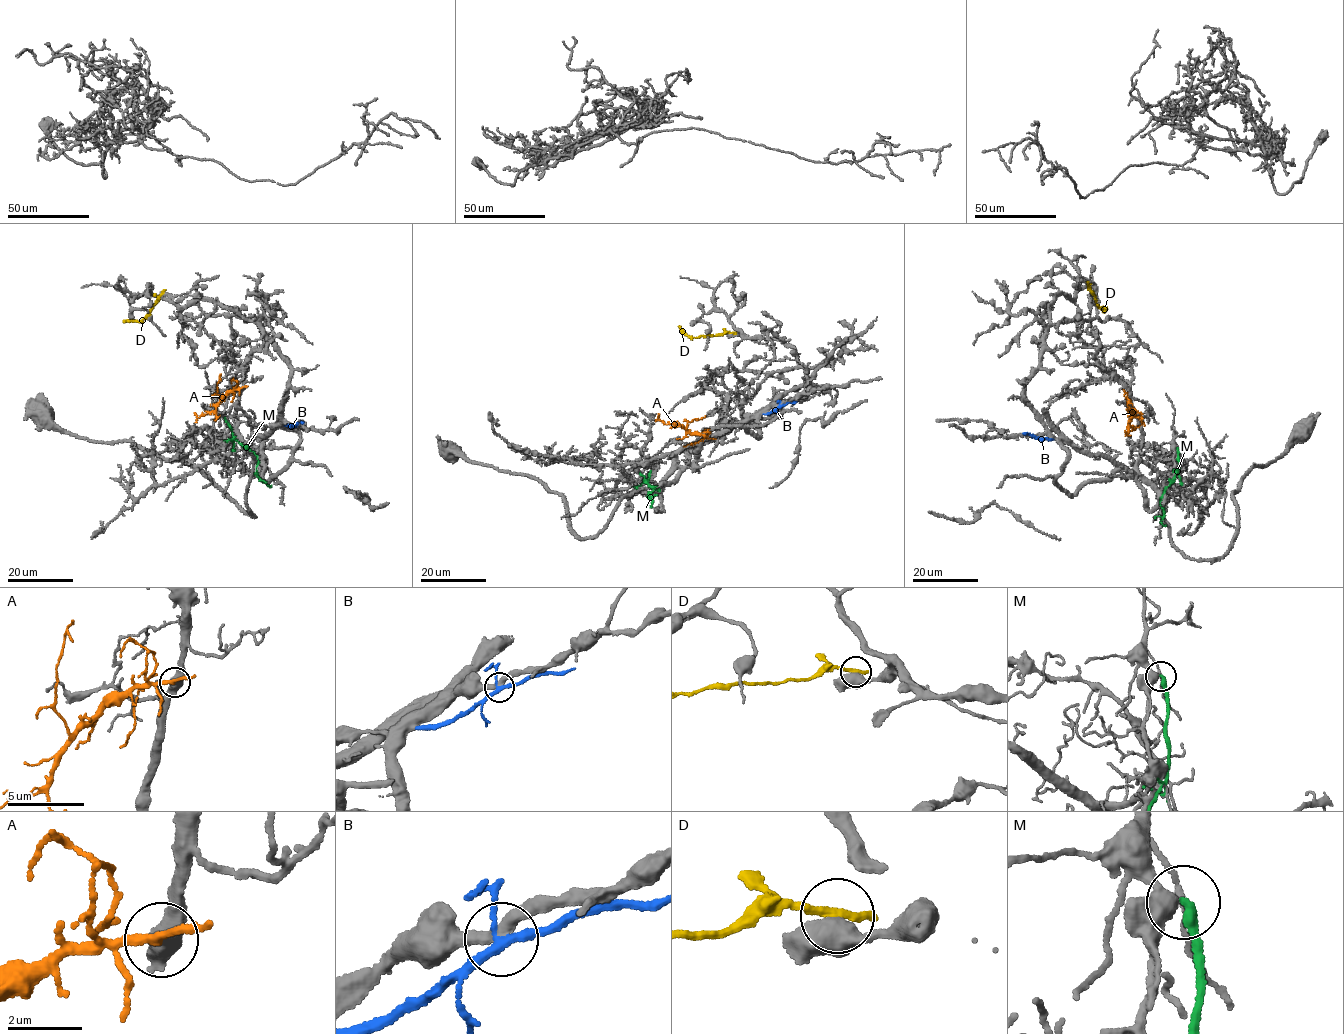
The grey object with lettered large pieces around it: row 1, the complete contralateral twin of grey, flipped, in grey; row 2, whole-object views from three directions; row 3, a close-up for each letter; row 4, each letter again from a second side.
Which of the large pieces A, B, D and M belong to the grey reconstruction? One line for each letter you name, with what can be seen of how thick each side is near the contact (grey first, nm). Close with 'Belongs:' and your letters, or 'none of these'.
A: 360 nm thick on the grey side, 200 nm on the other
B: 360 nm thick on the grey side, 200 nm on the other
Belongs: A, B

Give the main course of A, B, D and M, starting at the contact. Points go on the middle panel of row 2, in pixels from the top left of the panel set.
A: (708, 439), (692, 434), (682, 426), (655, 420)
B: (780, 405), (762, 414)
D: (731, 333), (691, 337), (680, 326)
M: (651, 471), (645, 481), (659, 491), (653, 490), (648, 497), (652, 507)

